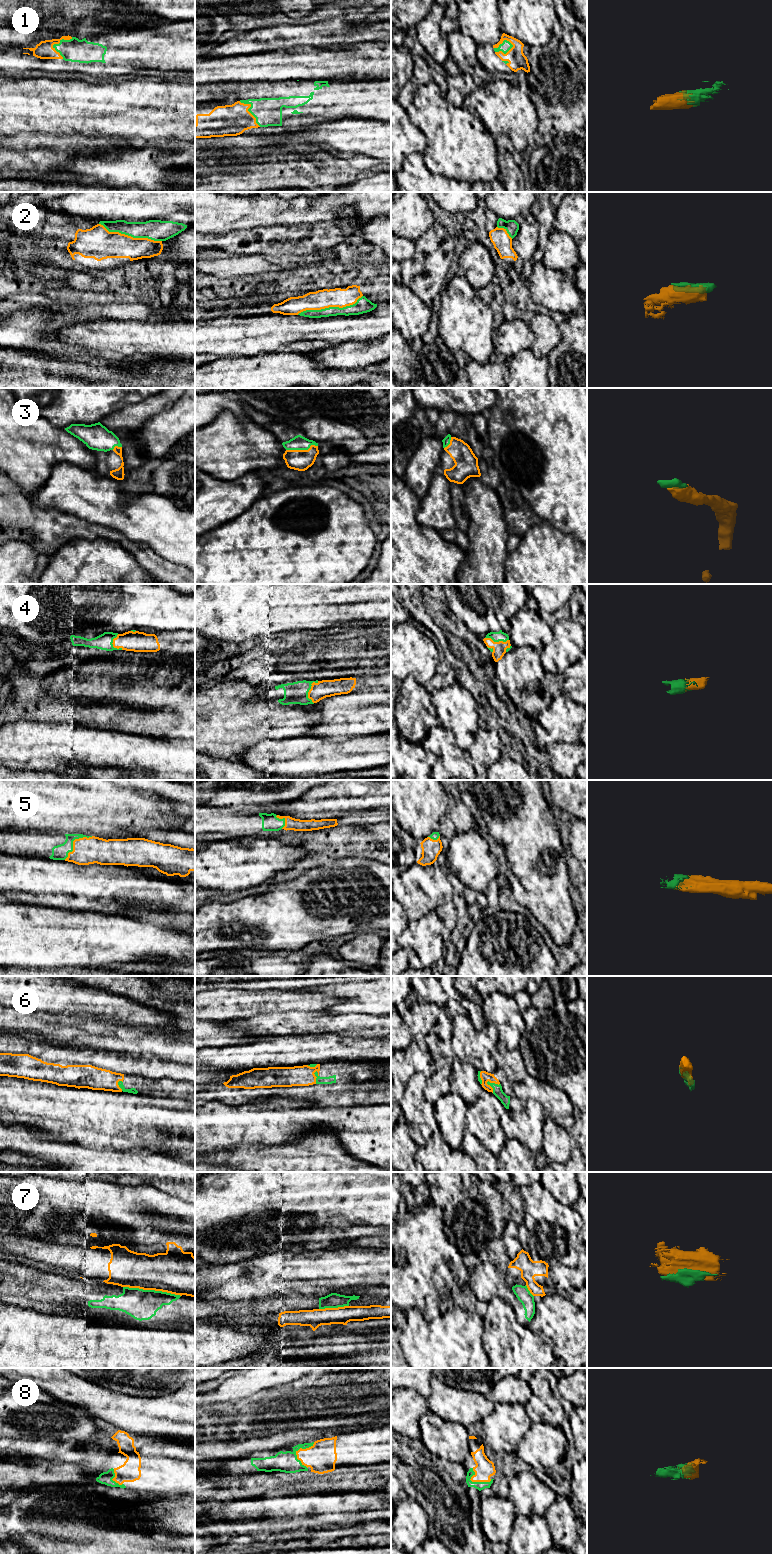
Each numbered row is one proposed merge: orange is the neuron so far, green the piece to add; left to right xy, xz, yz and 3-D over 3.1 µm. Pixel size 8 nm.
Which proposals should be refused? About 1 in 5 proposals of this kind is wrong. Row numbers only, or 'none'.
7

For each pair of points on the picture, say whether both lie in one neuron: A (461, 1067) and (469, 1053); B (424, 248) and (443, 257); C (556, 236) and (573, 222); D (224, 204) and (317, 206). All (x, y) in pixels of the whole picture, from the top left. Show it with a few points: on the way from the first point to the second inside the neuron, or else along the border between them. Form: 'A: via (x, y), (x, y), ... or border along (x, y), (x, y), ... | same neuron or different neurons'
A: border along (455, 1056), (470, 1063), (477, 1071) | different neurons
B: via (429, 248), (438, 253) | same neuron
C: border along (554, 228), (568, 234), (576, 242) | different neurons
D: via (247, 211), (294, 211) | same neuron

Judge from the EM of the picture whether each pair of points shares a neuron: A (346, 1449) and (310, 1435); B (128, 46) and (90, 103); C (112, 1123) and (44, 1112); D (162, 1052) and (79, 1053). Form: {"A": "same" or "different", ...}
{"A": "different", "B": "different", "C": "same", "D": "same"}

